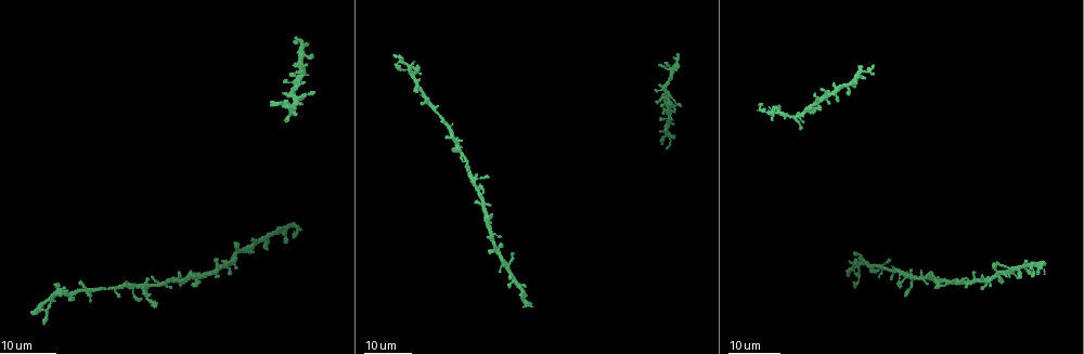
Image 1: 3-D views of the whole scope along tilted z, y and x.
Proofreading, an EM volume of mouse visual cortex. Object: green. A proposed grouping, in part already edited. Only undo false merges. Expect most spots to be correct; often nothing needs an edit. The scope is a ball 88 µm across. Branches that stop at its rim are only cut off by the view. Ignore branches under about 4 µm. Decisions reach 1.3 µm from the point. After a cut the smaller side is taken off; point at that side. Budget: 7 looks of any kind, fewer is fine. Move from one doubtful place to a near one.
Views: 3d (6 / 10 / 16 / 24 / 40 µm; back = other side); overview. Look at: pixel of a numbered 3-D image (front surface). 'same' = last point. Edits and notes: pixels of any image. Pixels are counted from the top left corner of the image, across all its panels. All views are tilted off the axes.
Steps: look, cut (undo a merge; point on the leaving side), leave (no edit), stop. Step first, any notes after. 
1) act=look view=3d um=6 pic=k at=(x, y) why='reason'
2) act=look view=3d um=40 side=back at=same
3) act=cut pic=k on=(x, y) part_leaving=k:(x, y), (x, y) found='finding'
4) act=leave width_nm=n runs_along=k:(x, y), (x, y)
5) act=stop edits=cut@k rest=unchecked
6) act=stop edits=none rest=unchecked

act=look view=3d um=24 pic=1 at=(796, 114) why='four-way junction'

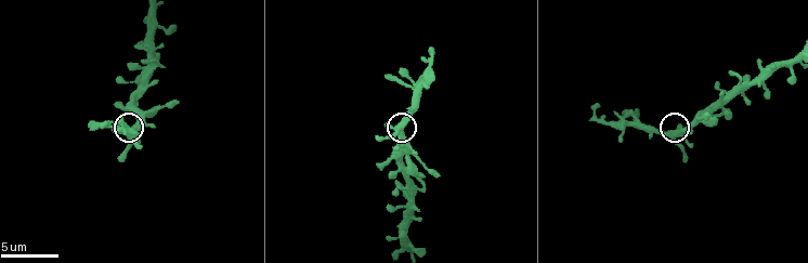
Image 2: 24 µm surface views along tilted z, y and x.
act=look view=3d um=10 pic=2 at=(673, 133)

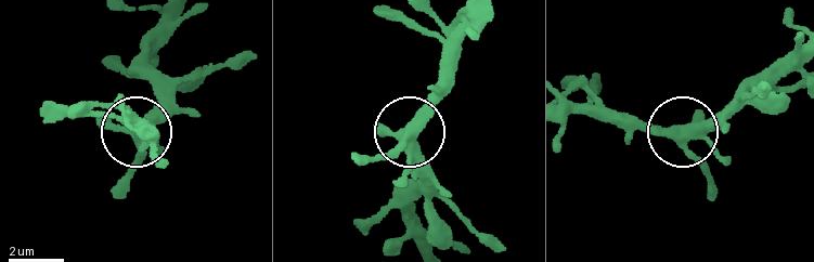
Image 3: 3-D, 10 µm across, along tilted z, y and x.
act=leave width_nm=390 found='one neuron here'

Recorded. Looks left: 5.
act=look view=3d um=24 pic=1 at=(472, 180) why='four or more arms meet'

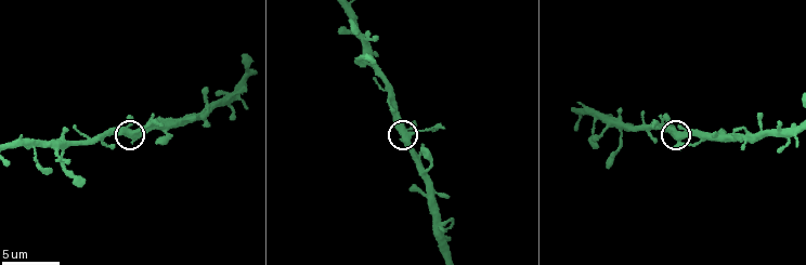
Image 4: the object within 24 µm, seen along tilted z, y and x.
act=look view=3d um=6 pic=4 at=(132, 134)

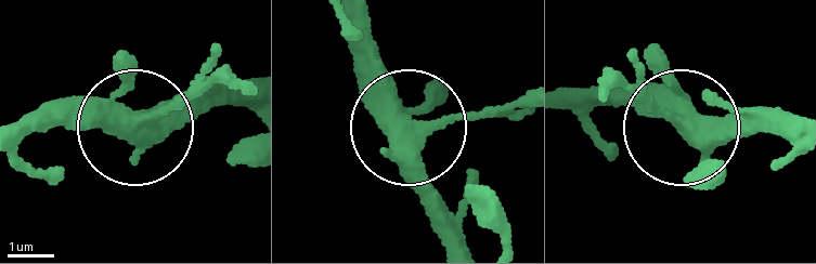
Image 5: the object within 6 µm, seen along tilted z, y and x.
act=leave width_nm=390 found='continuous, no second neuron'

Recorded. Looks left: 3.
act=look view=3d um=6 pic=4 at=(620, 129) why='four arms meet'

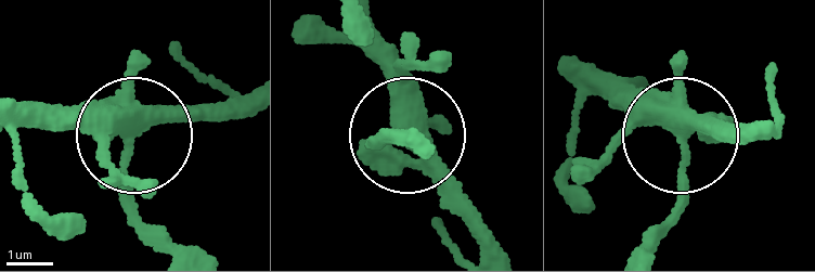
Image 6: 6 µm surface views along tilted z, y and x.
act=look view=3d um=6 side=back pic=6 at=(125, 136) why='from behind'

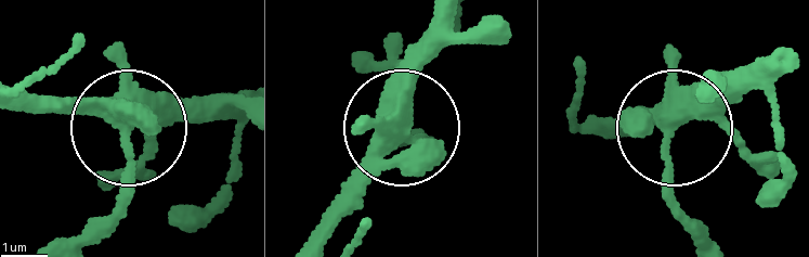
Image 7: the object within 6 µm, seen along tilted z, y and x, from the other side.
act=leave width_nm=390 found='all the same neuron'

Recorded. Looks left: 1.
act=stop edits=none rest=unchecked

